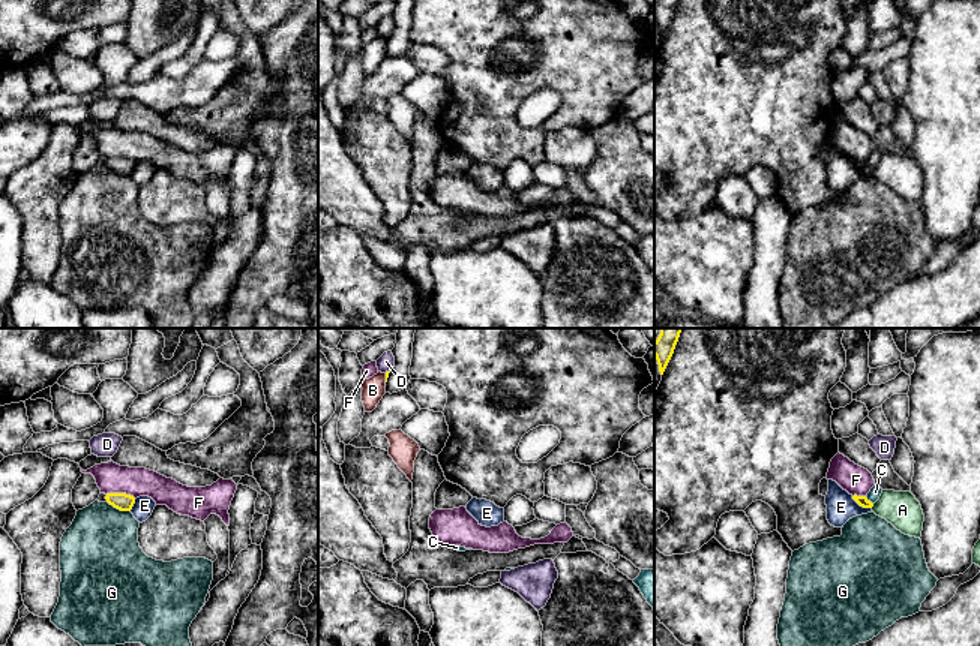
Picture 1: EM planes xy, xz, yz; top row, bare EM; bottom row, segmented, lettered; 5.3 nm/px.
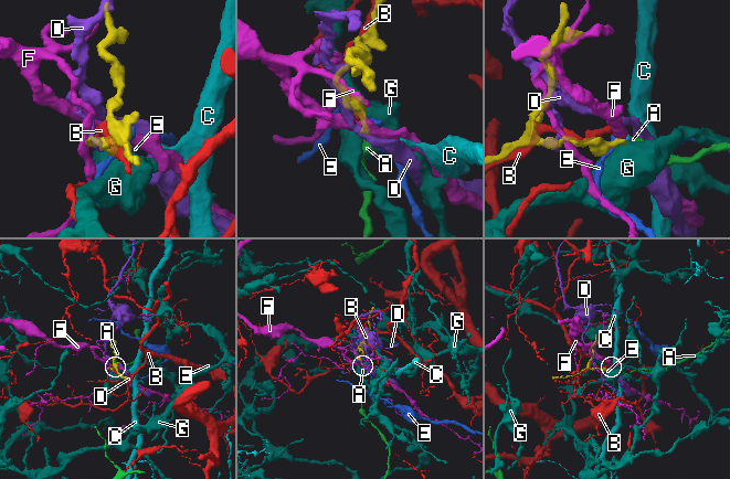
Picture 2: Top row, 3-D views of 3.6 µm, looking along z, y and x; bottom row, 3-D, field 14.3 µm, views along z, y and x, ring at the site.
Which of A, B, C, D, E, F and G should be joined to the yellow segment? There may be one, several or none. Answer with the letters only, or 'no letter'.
A

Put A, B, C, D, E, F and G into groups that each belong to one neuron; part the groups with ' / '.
A / B / C / D / E / F / G

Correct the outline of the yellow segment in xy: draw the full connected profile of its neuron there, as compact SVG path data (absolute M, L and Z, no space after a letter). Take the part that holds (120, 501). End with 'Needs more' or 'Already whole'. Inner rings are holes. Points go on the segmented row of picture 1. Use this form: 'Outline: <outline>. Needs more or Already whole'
Outline: M107 493L105 499L120 511L131 511L135 504L135 498L126 493Z. Already whole

